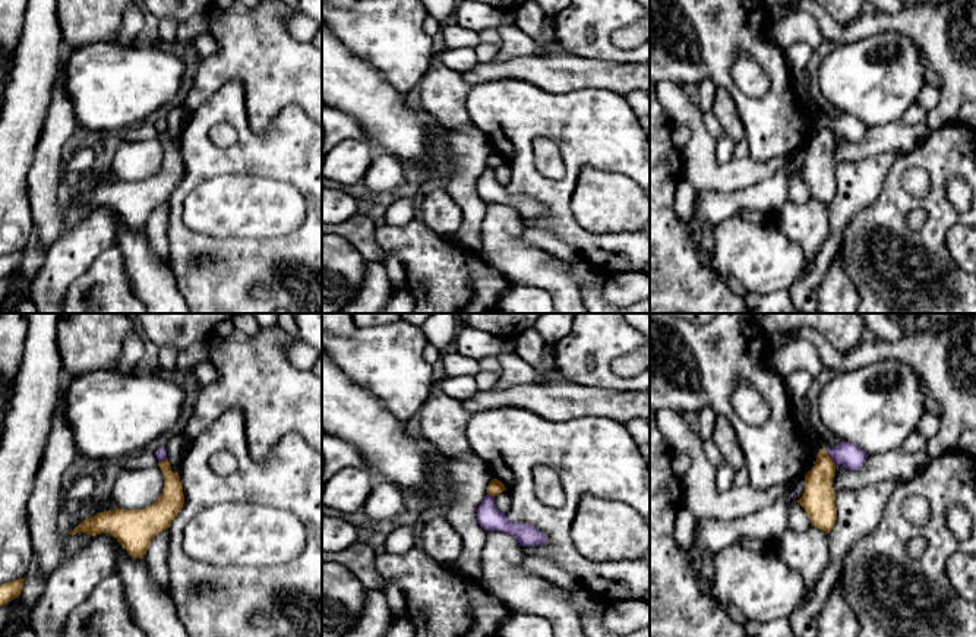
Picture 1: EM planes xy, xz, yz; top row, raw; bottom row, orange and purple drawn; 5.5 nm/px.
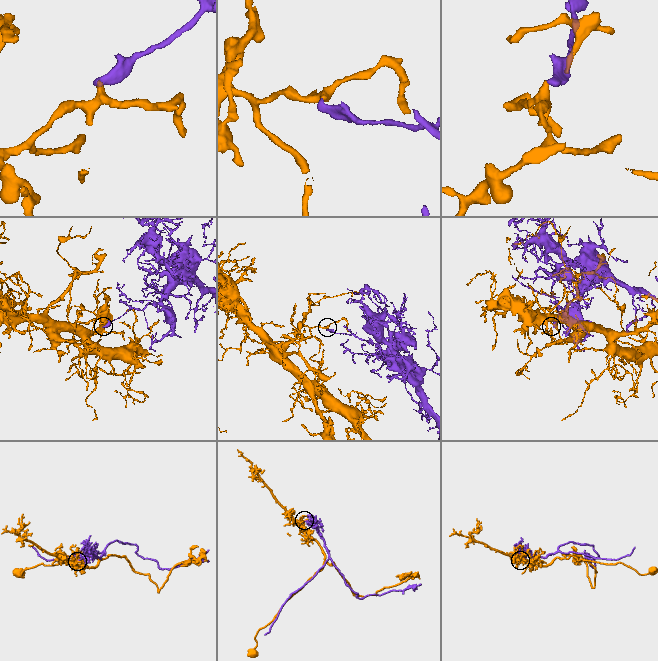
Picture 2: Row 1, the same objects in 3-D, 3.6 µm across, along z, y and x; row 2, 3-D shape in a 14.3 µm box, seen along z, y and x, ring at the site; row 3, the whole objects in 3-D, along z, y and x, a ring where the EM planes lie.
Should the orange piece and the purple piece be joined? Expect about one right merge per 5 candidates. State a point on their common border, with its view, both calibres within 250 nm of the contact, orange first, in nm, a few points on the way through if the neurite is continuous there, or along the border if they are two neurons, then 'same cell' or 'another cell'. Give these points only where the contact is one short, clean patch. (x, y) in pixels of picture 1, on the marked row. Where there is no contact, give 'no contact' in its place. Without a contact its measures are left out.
meets orange in yz at (830, 459); 190 nm thick on the orange side, 140 nm on the other; border along yz (826, 451), (834, 464); another cell

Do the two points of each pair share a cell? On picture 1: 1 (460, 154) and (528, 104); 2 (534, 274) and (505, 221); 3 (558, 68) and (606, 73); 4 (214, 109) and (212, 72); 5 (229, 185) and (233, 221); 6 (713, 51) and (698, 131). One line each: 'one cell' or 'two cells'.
1: two cells
2: one cell
3: one cell
4: two cells
5: one cell
6: two cells

